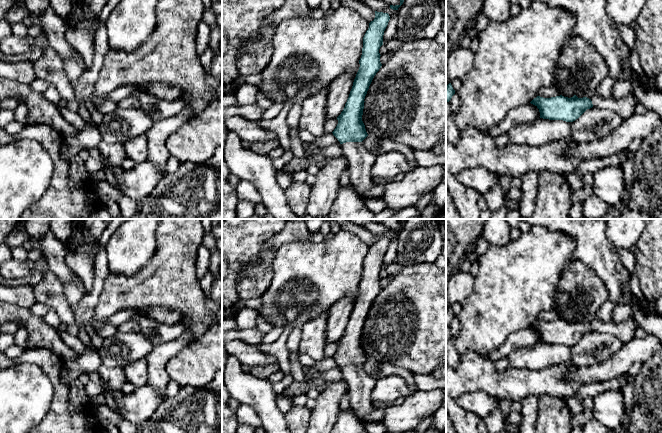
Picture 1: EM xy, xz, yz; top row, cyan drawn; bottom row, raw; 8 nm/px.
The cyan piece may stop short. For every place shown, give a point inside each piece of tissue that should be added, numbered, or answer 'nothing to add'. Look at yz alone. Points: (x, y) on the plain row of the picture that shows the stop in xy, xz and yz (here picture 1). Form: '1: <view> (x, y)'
1: yz (624, 330)

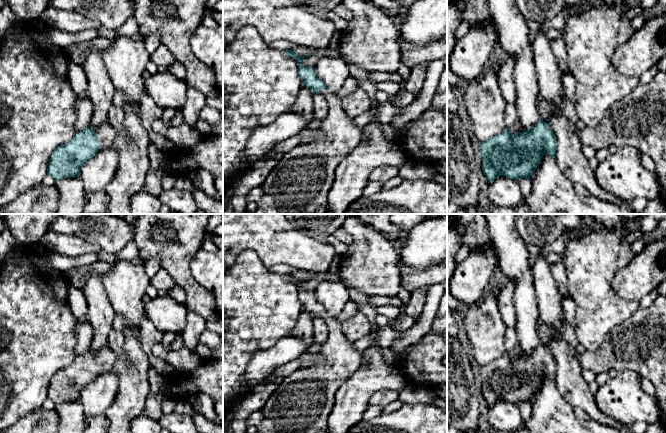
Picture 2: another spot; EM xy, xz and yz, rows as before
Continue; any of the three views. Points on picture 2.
1: xy (106, 358)

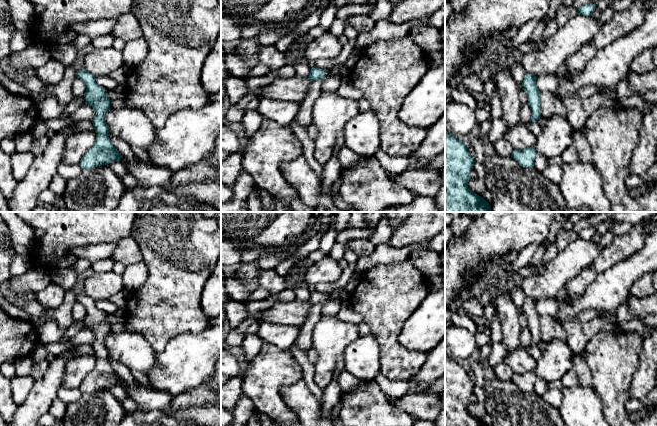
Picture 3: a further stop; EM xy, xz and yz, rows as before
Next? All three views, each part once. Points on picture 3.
nothing to add

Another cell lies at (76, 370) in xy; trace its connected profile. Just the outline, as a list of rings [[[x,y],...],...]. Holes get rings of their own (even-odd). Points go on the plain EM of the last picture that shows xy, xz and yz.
[[[95,355],[77,356],[66,364],[63,386],[67,389],[77,389],[85,377],[96,365]]]

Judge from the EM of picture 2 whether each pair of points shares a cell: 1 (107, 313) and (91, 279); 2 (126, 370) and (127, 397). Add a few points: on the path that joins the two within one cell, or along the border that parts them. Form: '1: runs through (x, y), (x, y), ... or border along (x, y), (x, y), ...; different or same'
1: runs through (99, 305), (93, 287); same
2: runs through (127, 377), (127, 390); same

